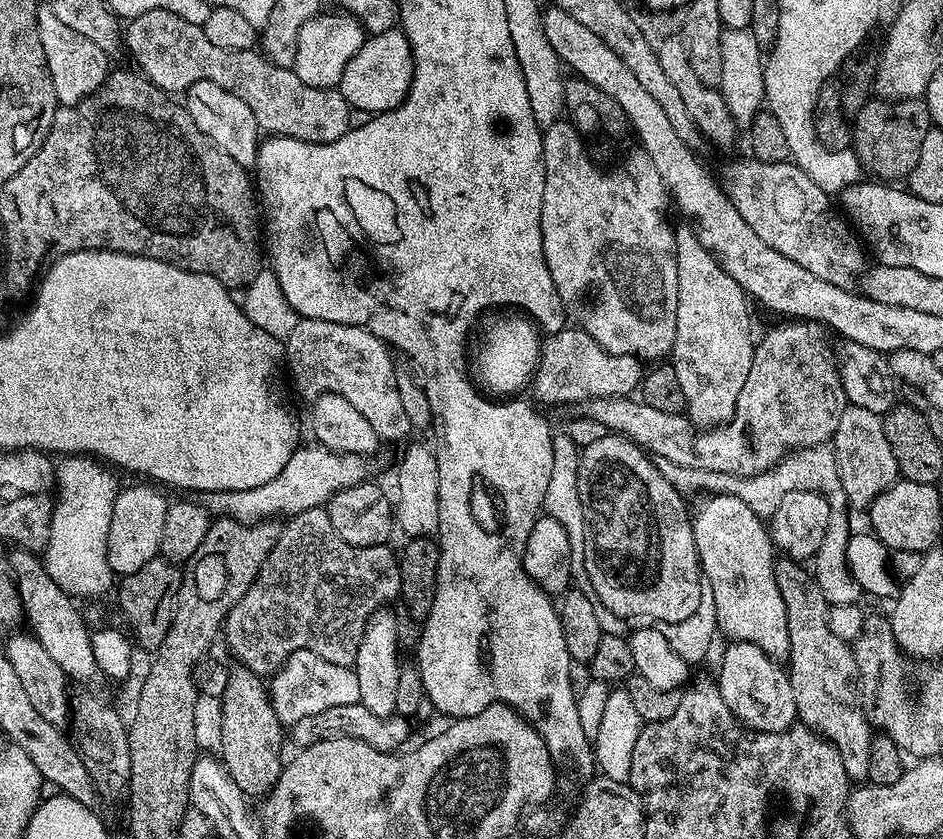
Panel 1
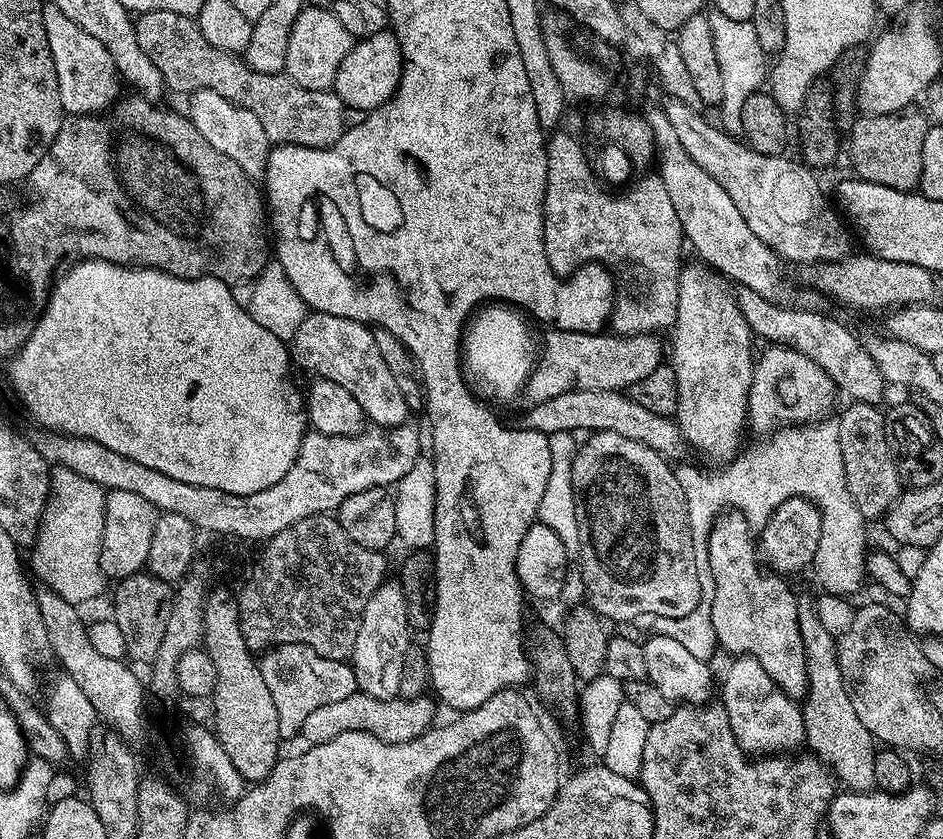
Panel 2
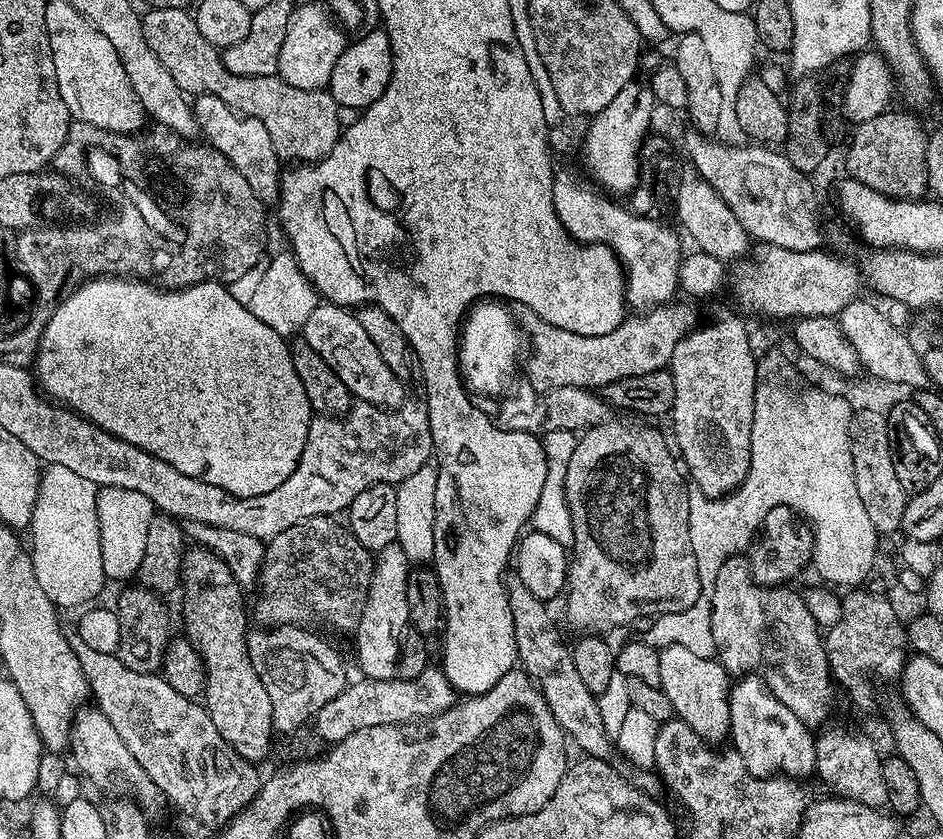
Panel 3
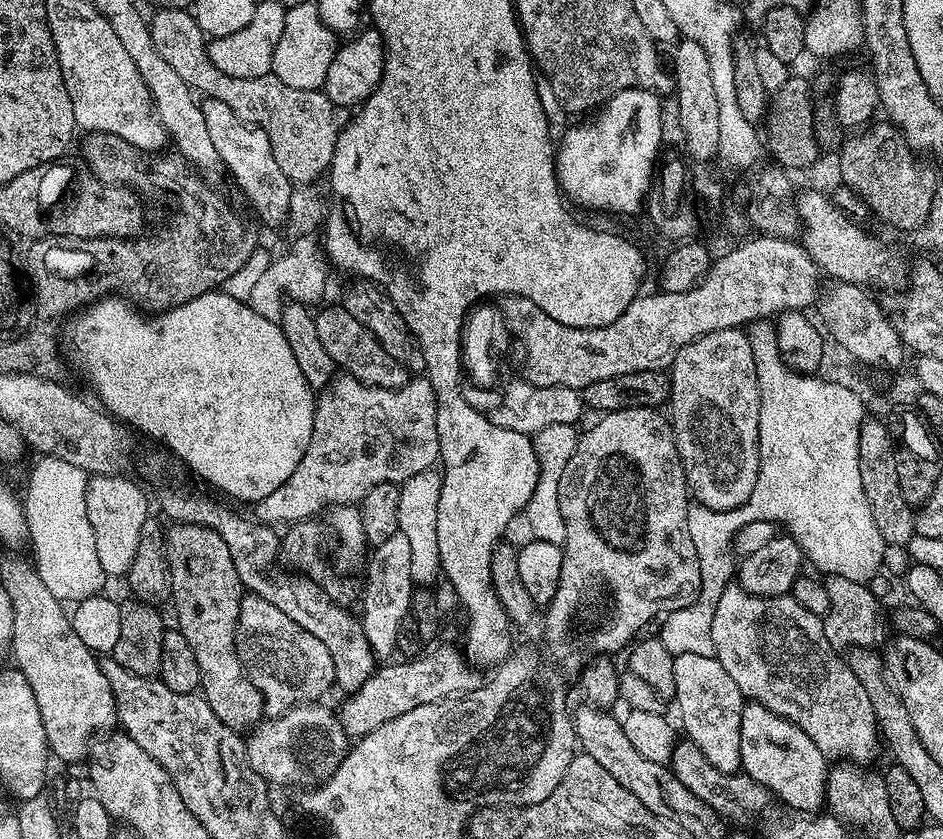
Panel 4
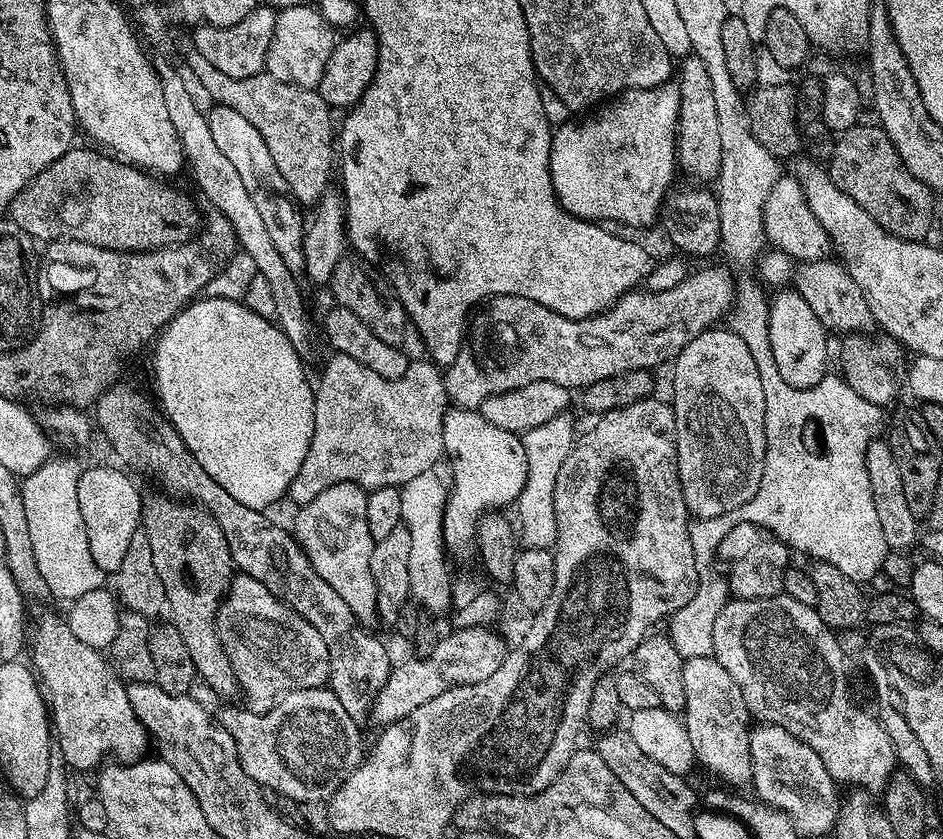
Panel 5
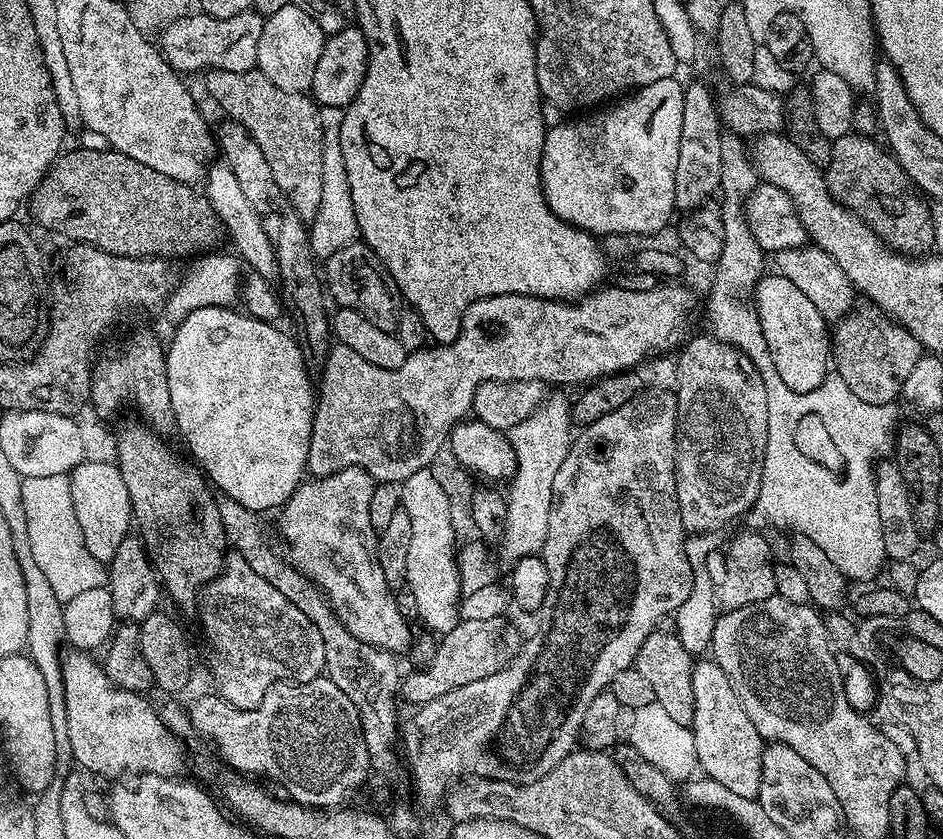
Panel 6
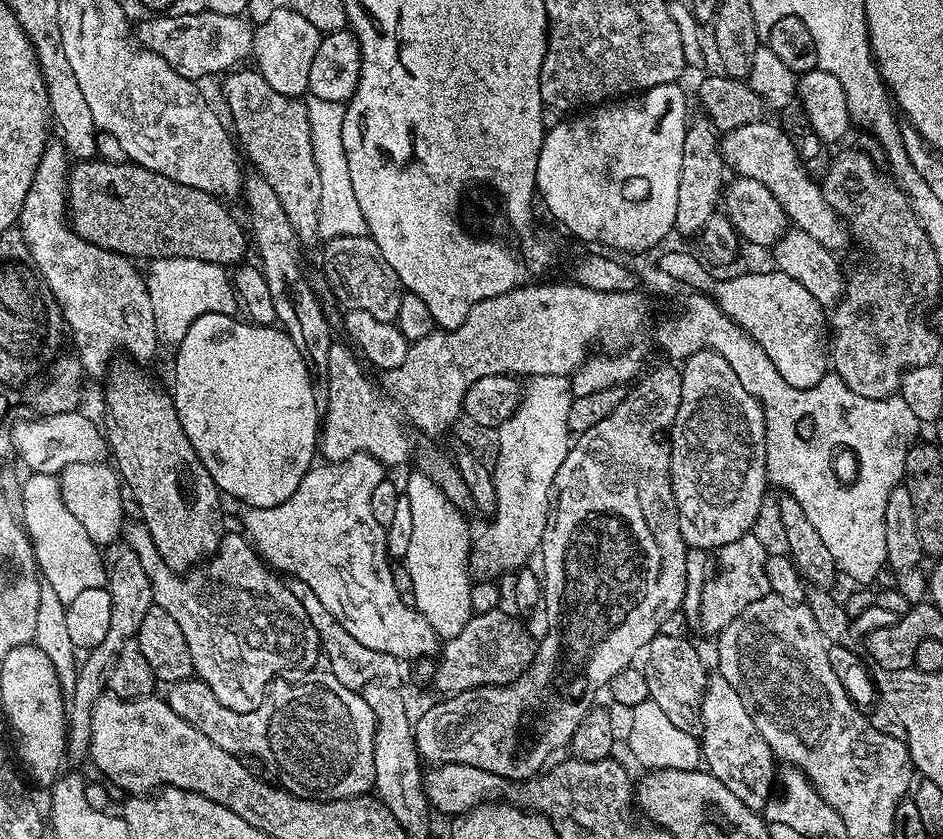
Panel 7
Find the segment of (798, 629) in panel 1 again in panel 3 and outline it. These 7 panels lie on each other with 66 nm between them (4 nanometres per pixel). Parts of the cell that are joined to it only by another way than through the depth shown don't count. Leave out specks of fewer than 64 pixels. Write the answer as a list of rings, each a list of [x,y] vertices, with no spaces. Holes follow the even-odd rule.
[[[828,728],[816,736],[815,775],[829,788],[836,798],[853,800],[871,808],[883,809],[888,803],[886,781],[882,778],[882,752],[872,745],[868,736],[860,732],[851,732],[848,728]]]

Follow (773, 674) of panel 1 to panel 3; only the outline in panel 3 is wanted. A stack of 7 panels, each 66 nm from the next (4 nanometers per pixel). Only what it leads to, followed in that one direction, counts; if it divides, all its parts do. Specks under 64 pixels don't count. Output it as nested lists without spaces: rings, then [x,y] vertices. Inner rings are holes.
[[[749,674],[737,679],[731,685],[728,697],[732,727],[730,744],[750,774],[805,778],[815,773],[816,736],[813,729],[802,723],[790,706],[782,706],[759,676]]]

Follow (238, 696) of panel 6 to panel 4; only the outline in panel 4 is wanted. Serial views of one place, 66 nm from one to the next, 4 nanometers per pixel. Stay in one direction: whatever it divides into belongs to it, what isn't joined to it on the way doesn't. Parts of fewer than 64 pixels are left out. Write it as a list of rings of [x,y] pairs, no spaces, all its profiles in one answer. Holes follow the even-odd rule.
[[[246,594],[240,599],[236,649],[250,682],[262,694],[265,717],[280,716],[299,704],[319,701],[336,684],[330,650],[310,630],[302,630],[298,622],[286,618],[278,606],[259,594]]]

